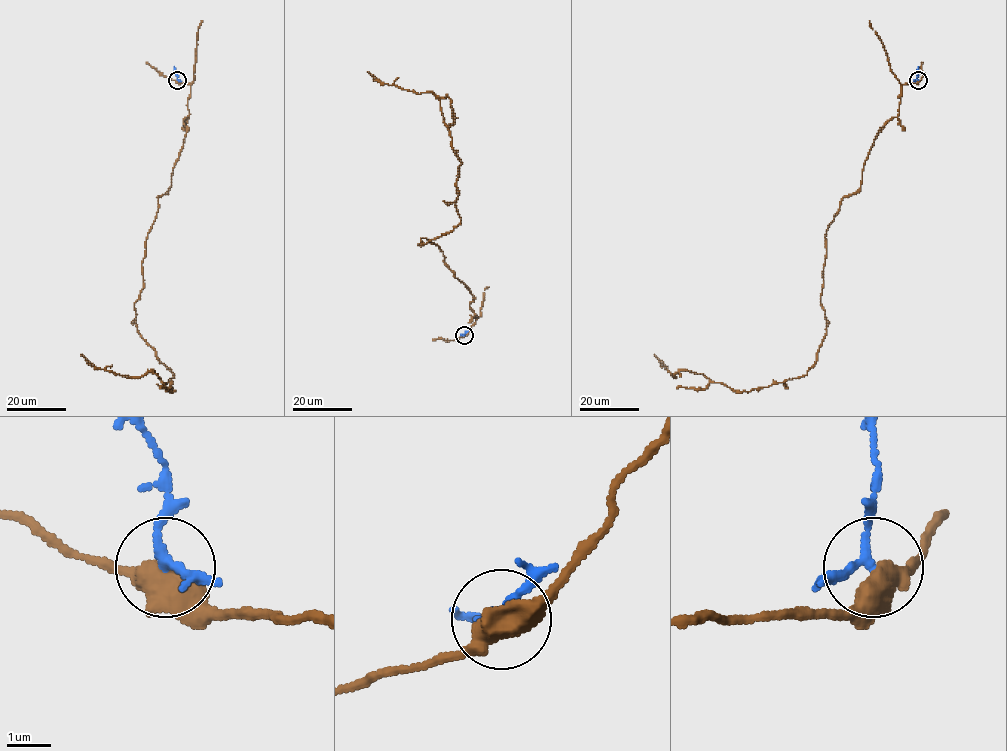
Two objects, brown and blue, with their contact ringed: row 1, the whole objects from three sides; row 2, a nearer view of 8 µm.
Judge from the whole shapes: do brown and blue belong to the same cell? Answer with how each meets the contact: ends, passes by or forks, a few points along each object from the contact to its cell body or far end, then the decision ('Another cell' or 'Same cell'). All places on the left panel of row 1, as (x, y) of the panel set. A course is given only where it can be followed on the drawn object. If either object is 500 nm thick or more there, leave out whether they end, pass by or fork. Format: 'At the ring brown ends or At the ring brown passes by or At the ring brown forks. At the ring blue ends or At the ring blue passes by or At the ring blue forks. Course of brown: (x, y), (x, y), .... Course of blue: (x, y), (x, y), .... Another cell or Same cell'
Course of brown: (177, 80), (190, 85), (187, 132), (157, 196), (134, 303), (174, 392), (153, 370), (125, 377), (81, 355). Course of blue: (177, 80), (174, 67). Another cell

